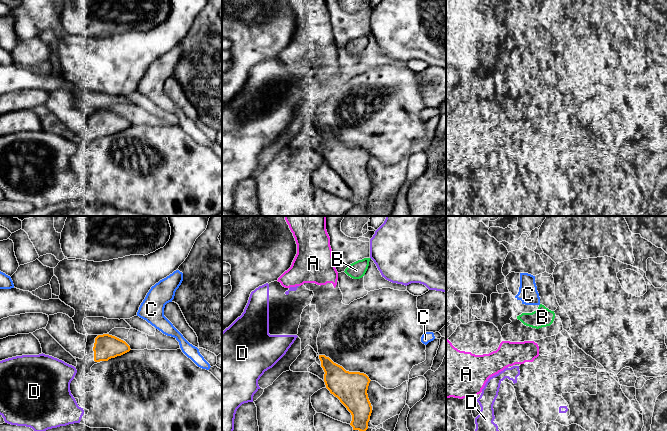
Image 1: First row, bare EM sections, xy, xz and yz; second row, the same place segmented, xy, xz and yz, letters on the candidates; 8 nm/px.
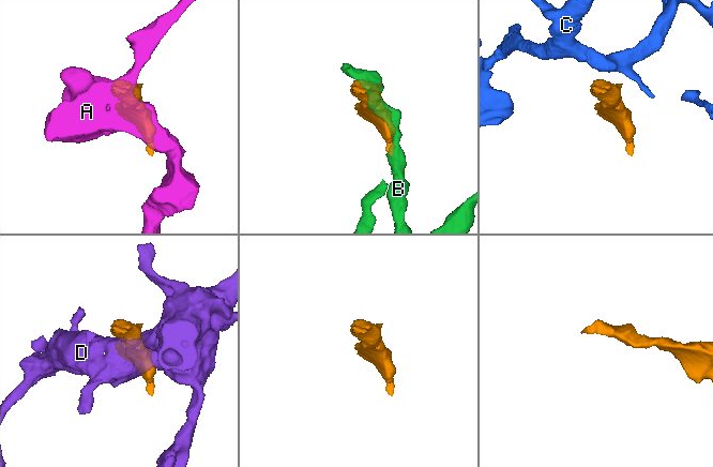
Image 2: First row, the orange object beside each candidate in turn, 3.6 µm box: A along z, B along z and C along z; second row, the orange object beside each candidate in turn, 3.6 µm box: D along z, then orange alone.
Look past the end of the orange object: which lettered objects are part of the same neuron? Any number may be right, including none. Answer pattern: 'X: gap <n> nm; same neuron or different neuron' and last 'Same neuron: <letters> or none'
A: gap 550 nm; same neuron
B: gap 650 nm; different neuron
C: gap 240 nm; different neuron
D: gap 160 nm; different neuron
Same neuron: A

